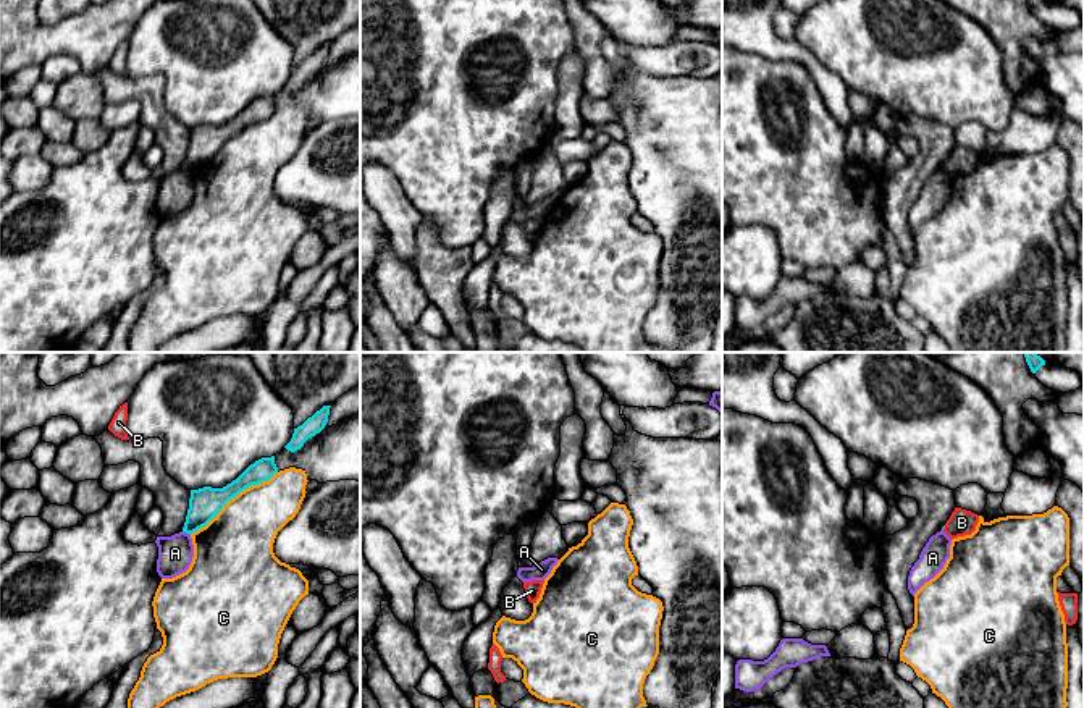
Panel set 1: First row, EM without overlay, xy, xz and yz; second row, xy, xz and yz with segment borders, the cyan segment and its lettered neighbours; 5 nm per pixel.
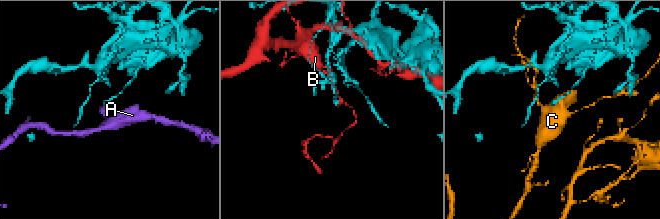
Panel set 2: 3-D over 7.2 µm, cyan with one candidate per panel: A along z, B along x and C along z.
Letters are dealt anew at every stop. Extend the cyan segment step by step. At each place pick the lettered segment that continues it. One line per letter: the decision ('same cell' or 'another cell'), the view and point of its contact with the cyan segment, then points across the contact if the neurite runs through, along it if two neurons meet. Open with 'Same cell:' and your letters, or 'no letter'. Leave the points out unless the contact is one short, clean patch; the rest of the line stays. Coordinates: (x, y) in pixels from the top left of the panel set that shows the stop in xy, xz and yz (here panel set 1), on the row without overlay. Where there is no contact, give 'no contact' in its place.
Same cell: no letter
A: another cell | xy (186, 170) | along xy (183, 168), (189, 173)
B: another cell | yz (944, 164)
C: another cell | xy (233, 134)

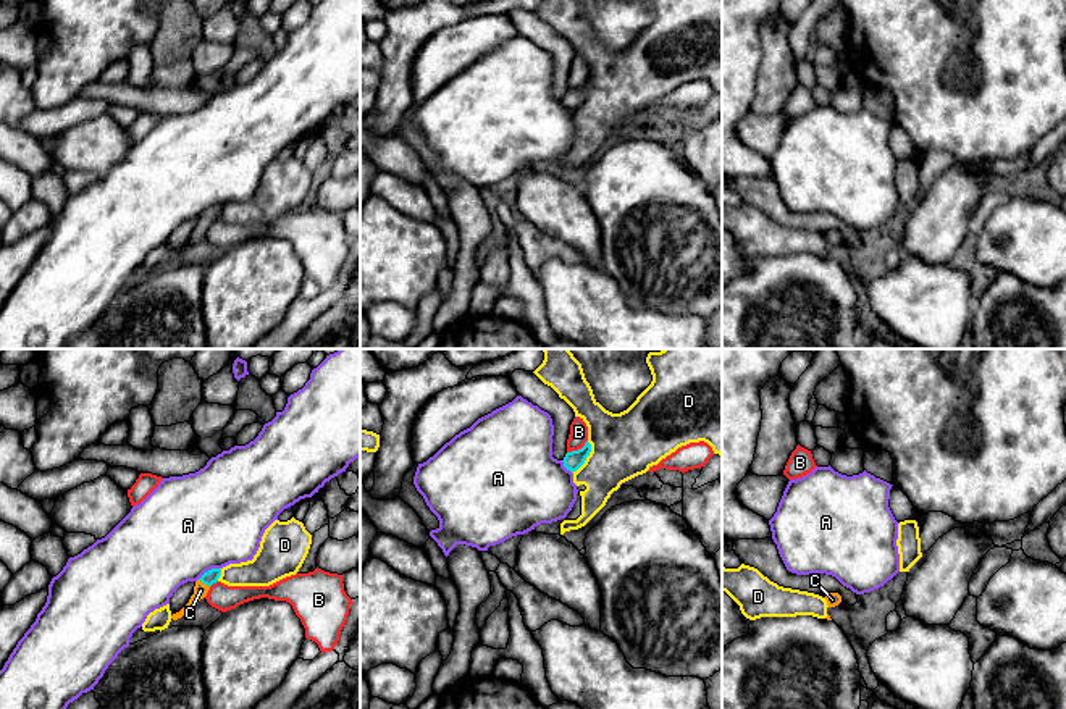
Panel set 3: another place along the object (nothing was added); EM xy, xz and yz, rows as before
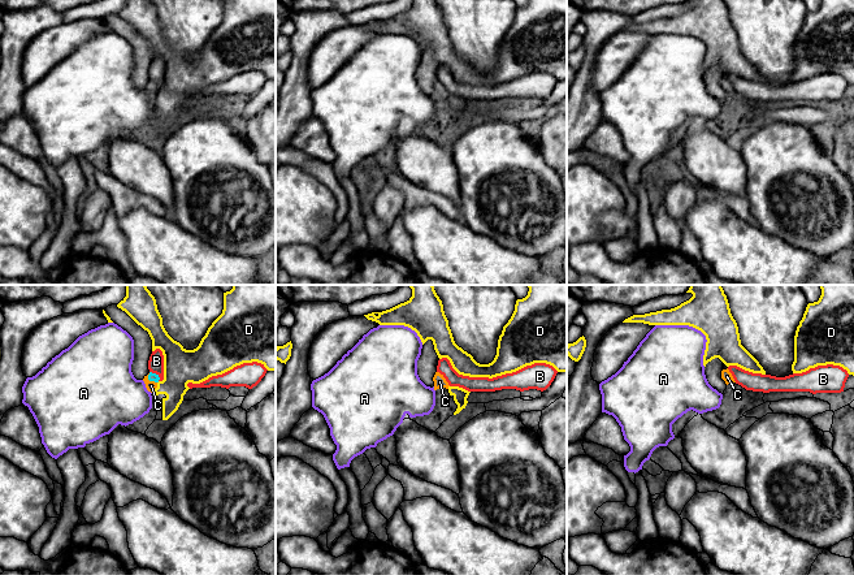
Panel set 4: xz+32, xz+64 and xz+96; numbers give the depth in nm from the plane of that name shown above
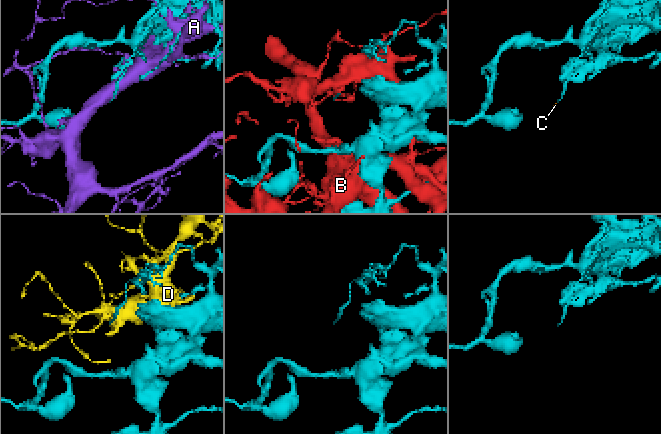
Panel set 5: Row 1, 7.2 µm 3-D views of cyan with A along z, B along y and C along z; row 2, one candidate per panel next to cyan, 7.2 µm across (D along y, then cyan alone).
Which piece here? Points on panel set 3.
Same cell: C
A: another cell | xy (209, 209)
B: another cell | xz (579, 88)
C: same cell | xy (204, 222) | across xy (210, 215), (204, 222), (201, 228)
D: another cell | xz (587, 94)

